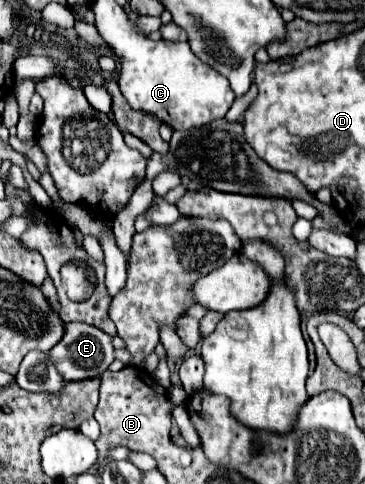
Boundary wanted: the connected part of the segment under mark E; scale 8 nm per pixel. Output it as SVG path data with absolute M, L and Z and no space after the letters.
M69 322L65 324L63 340L49 352L49 358L65 382L79 382L101 376L115 360L115 348L111 344L111 336L105 334L103 330L83 322Z

